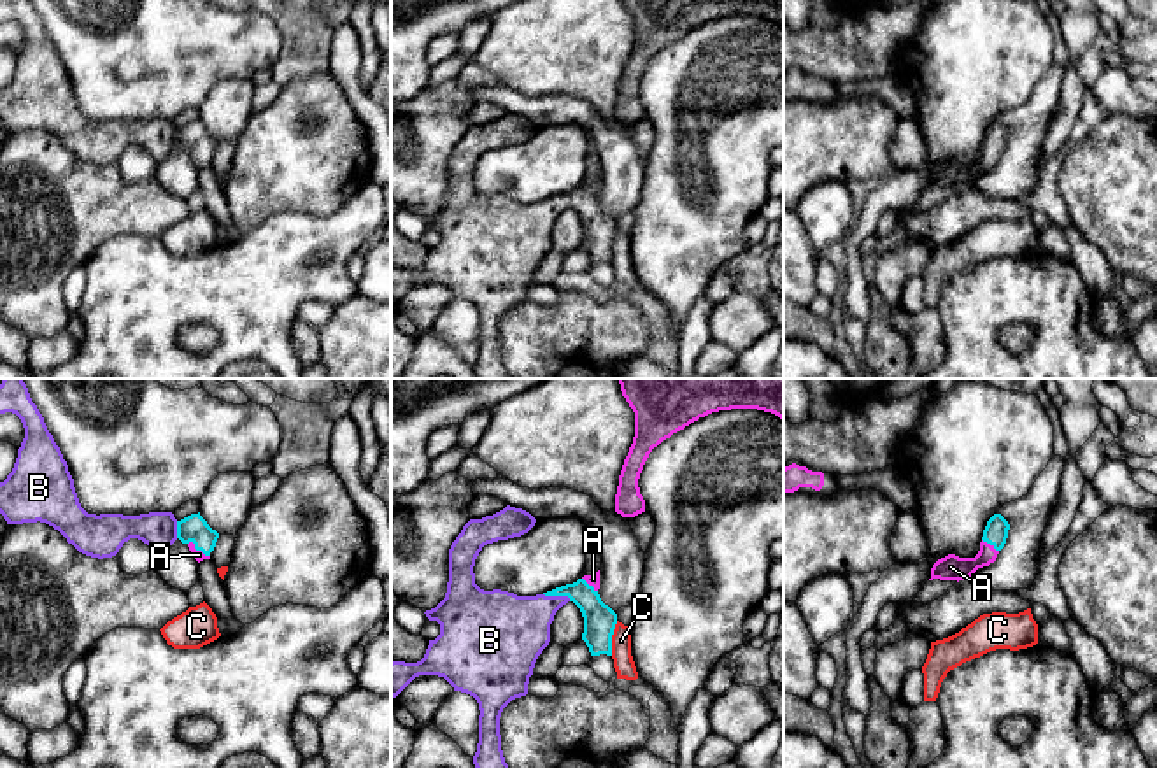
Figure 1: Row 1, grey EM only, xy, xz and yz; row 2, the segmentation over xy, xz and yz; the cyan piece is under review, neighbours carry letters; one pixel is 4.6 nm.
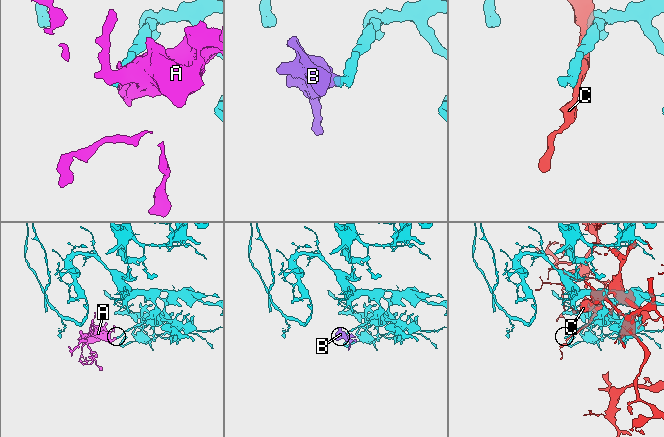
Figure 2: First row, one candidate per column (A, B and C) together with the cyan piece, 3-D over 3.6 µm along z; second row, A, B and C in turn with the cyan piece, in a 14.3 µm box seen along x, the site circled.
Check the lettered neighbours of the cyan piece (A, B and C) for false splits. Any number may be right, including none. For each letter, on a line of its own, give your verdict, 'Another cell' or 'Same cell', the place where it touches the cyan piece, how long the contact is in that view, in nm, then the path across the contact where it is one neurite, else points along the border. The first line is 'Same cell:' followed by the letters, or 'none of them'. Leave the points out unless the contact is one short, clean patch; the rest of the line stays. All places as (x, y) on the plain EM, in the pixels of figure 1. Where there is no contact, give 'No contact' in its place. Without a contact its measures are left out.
Same cell: A, B
A: Same cell. Touches cyan at yz (991, 151). Shared border 100 nm. Path across: yz (996, 139), (991, 151), (975, 170), (951, 174)
B: Same cell. Touches cyan at xz (558, 202). Shared border 130 nm
C: Another cell. Touches cyan at xz (610, 246). Shared border 160 nm

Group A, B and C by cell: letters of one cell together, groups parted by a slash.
A B / C

